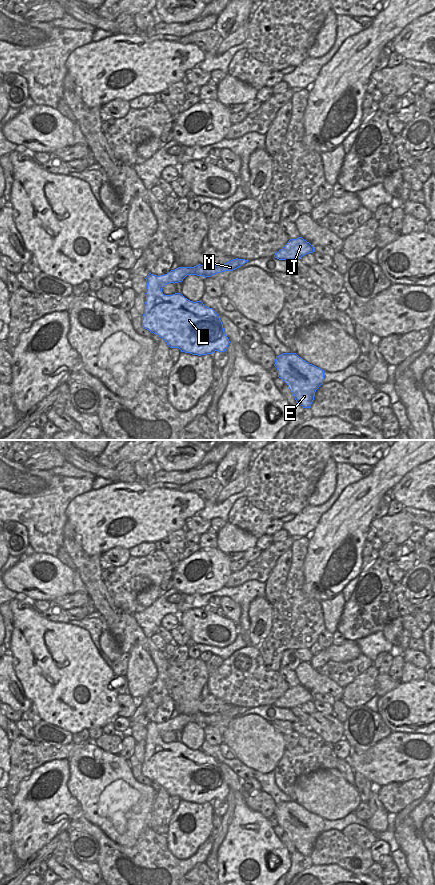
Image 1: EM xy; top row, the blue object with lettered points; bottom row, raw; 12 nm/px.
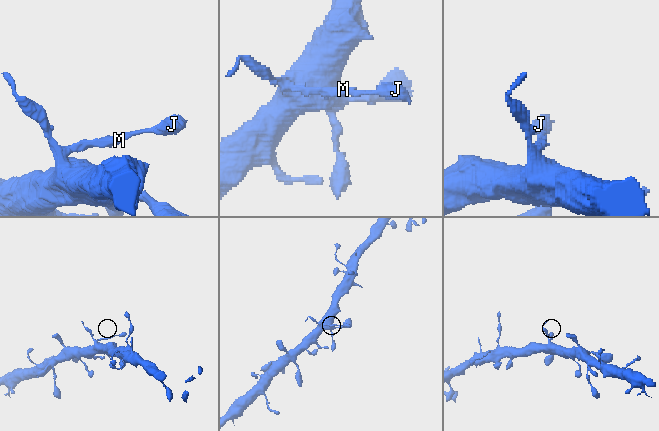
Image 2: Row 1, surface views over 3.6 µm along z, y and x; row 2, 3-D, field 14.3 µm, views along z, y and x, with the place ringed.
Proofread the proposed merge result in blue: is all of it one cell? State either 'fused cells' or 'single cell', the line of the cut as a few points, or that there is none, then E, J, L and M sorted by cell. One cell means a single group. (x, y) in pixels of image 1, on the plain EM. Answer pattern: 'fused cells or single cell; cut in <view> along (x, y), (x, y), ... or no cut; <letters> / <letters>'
fused cells; cut in xy along (159, 724), (159, 734), (161, 736); E L / J M

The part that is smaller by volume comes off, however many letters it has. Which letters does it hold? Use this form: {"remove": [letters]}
{"remove": ["J", "M"]}

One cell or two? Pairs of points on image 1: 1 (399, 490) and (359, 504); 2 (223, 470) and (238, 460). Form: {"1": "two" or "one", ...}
{"1": "two", "2": "one"}

